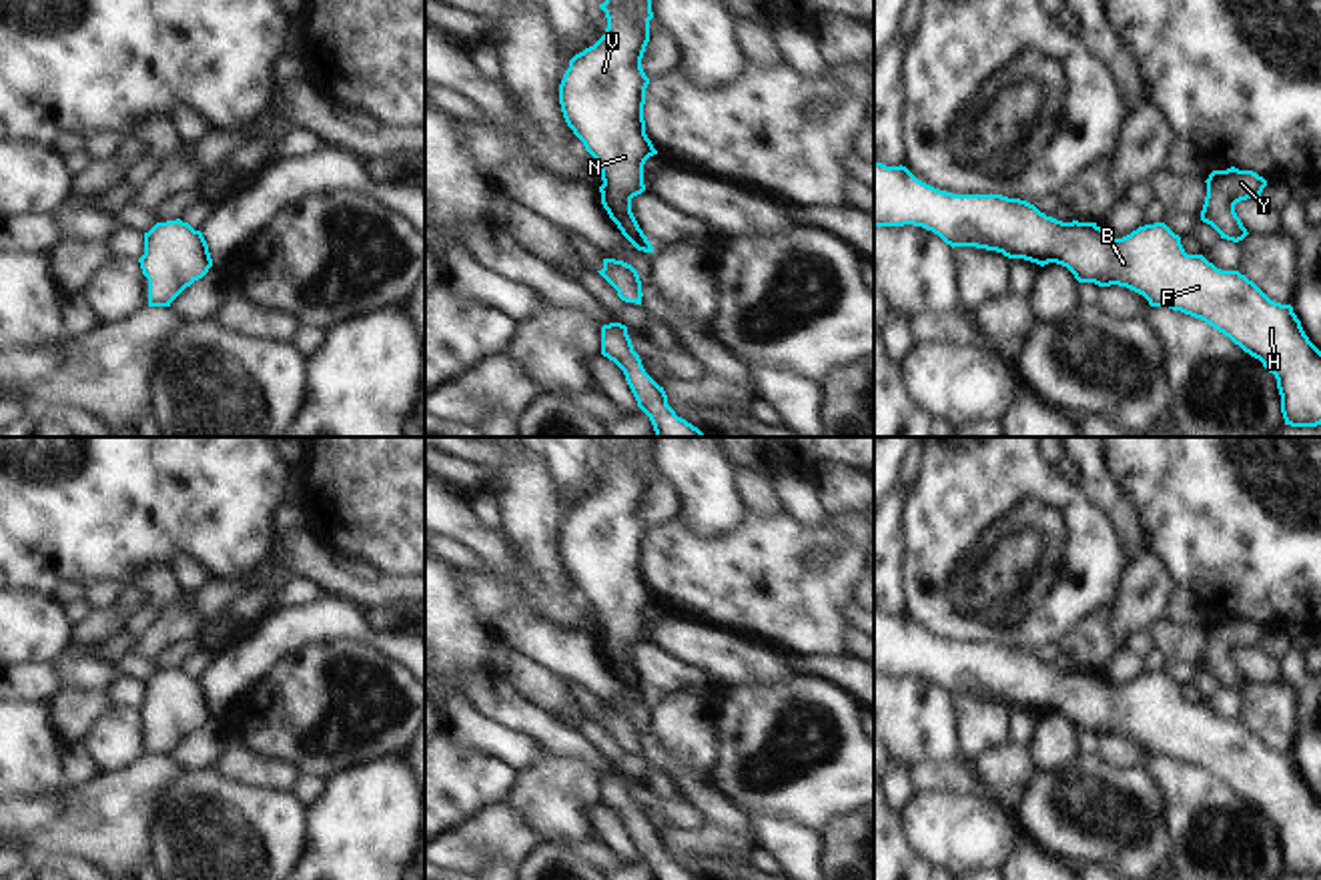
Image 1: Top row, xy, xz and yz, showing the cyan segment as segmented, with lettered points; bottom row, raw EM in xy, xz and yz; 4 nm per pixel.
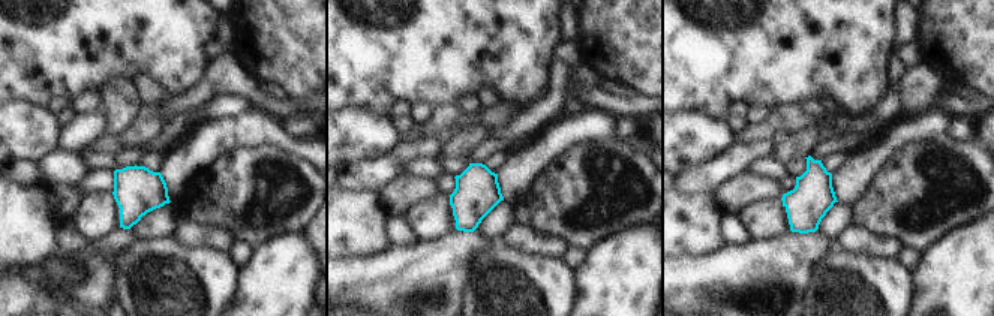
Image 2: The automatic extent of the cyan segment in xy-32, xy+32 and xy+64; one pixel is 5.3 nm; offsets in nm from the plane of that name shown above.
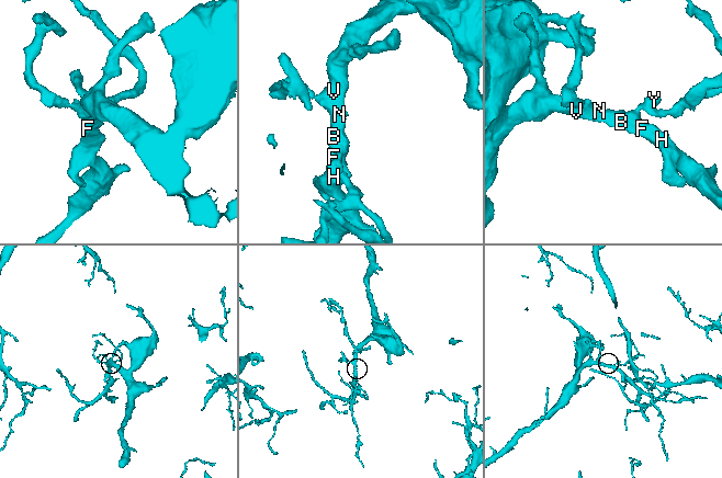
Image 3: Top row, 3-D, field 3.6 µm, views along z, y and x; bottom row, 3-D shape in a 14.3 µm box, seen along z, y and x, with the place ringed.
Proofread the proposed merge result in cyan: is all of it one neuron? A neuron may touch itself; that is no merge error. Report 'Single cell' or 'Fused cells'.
Single cell

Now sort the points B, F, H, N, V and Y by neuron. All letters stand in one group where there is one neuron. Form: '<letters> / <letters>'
B F H N V Y

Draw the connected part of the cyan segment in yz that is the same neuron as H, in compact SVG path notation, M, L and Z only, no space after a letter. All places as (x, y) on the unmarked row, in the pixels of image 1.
M874 611L874 676L914 674L938 684L946 694L976 696L1024 708L1040 716L1066 716L1078 732L1127 736L1151 756L1169 756L1205 770L1275 824L1285 874L1321 874L1321 800L1305 784L1291 754L1271 750L1239 720L1221 720L1203 704L1187 704L1181 686L1165 672L1145 674L1113 688L1096 672L1062 672L1034 653L1002 643L952 643L918 629L906 615Z

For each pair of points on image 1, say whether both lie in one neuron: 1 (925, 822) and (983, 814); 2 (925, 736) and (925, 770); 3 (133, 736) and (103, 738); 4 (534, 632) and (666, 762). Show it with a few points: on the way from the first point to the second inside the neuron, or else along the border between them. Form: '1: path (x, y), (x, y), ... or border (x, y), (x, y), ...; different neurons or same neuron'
1: path (939, 822), (969, 822); same neuron
2: border (959, 756), (939, 762), (919, 760), (911, 766); different neurons
3: path (125, 738), (111, 738); same neuron
4: path (572, 654), (614, 694), (626, 700), (646, 724); same neuron

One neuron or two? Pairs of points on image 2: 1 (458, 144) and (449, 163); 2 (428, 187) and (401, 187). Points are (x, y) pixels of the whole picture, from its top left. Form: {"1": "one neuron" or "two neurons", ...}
{"1": "two neurons", "2": "one neuron"}

